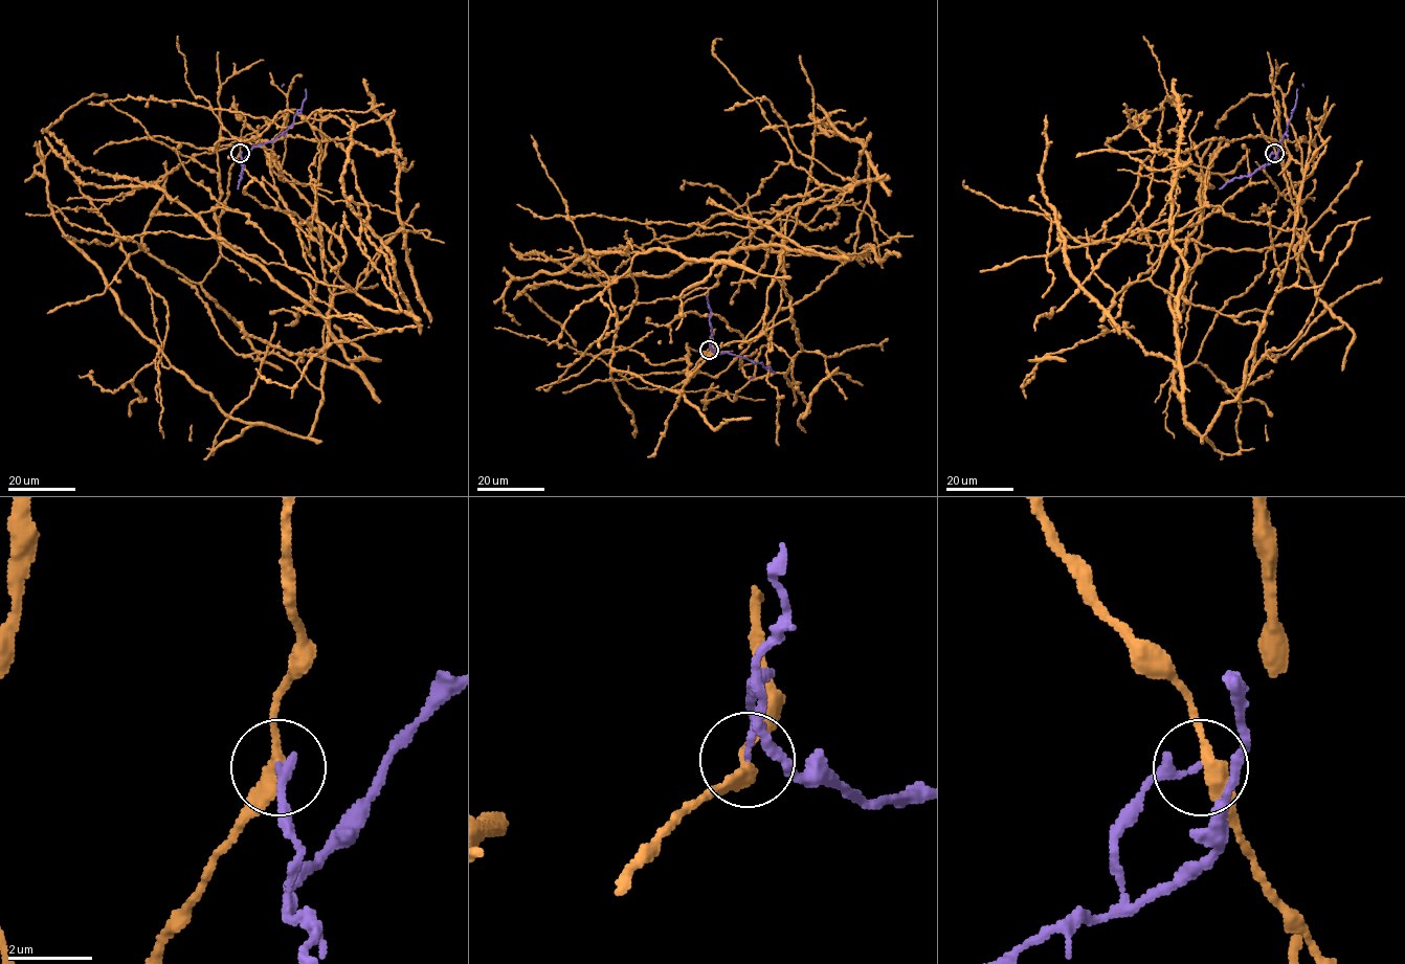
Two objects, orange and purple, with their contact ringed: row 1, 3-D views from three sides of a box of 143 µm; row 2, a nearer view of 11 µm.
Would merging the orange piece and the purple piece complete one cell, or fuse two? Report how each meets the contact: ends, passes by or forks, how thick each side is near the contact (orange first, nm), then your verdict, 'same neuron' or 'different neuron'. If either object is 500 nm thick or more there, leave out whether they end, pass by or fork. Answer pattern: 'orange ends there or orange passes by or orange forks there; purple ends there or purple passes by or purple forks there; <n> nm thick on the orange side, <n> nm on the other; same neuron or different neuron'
orange passes by; purple ends there; 360 nm thick on the orange side, 180 nm on the other; different neuron

